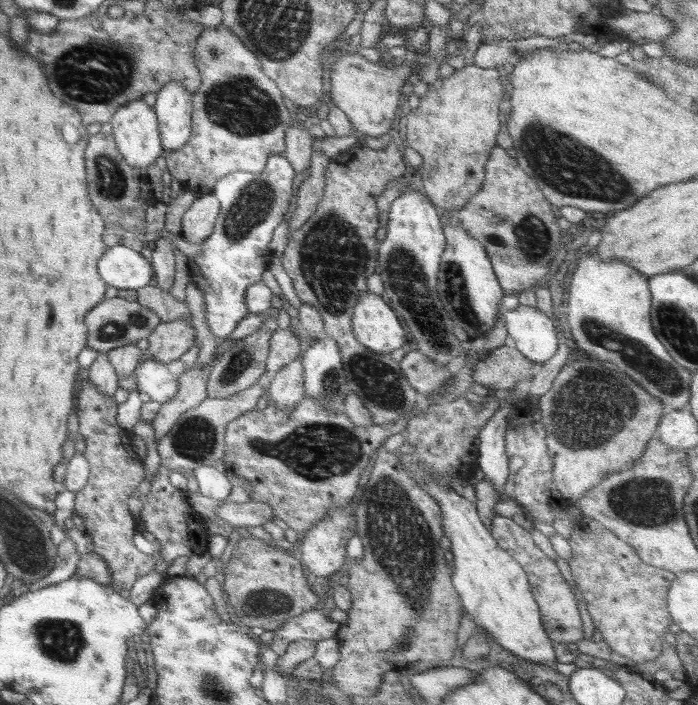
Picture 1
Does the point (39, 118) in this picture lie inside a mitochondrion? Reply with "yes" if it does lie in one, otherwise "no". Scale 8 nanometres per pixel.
no

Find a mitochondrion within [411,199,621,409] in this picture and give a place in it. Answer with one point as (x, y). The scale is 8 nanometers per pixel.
(530, 238)

